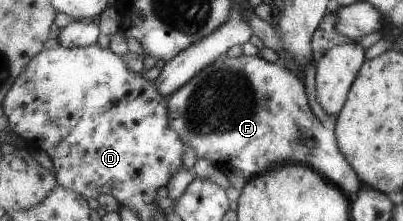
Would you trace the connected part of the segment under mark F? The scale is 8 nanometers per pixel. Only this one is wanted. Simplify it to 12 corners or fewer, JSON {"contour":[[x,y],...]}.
{"contour":[[222,55],[169,95],[198,158],[251,177],[309,164],[361,176],[302,78]]}

